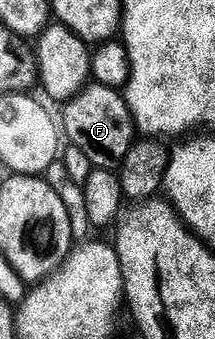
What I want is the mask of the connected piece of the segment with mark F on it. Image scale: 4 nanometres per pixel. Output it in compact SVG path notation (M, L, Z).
M93 82L85 86L84 90L77 91L63 104L64 112L58 115L58 123L62 128L62 135L71 146L77 147L86 155L93 168L112 169L119 165L126 157L128 150L134 144L134 124L128 112L121 92L114 87L103 87L102 84Z

